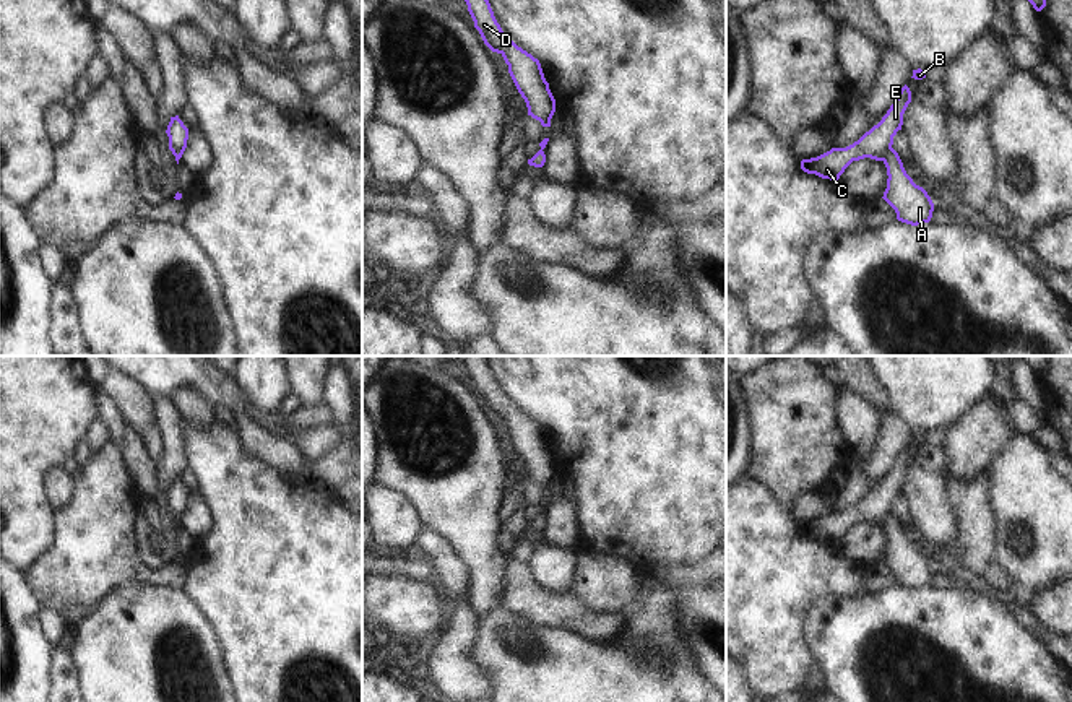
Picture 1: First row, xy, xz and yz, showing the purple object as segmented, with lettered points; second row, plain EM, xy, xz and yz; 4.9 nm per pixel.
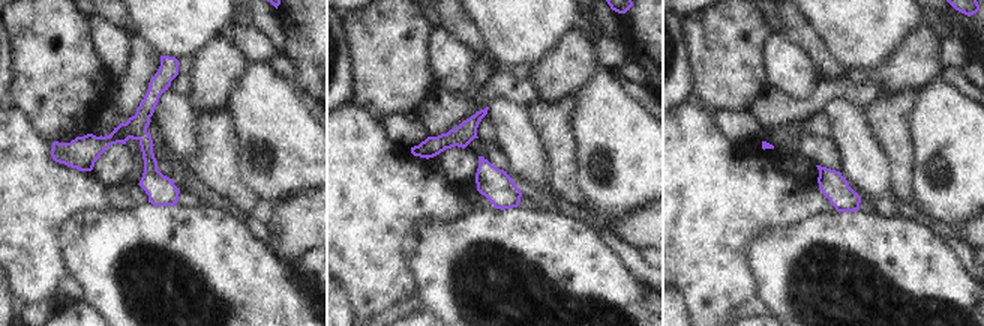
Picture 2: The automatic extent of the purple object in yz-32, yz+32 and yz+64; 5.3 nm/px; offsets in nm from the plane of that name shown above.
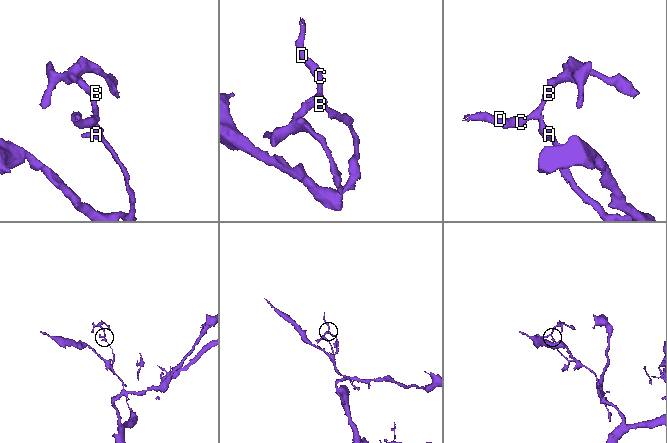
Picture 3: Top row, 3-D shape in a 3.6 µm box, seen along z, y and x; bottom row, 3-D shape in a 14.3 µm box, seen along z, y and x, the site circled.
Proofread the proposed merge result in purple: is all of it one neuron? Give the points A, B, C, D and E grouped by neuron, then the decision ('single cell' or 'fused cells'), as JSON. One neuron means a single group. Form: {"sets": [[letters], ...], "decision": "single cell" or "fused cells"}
{"sets": [["A"], ["B", "C", "D", "E"]], "decision": "fused cells"}

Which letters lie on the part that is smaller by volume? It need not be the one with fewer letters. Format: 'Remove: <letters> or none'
Remove: B, C, D, E

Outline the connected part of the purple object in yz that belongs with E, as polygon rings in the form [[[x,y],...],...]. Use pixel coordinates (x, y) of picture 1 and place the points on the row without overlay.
[[[905,448],[897,458],[882,484],[866,496],[858,505],[846,512],[832,512],[830,515],[801,525],[801,533],[822,543],[838,544],[845,533],[864,522],[884,525],[892,514],[893,500],[903,489],[903,478],[911,466],[911,455]]]

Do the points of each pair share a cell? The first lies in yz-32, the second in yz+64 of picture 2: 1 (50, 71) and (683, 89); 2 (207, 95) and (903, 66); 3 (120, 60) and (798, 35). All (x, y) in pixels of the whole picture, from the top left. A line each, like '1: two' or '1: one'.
1: two
2: one
3: two

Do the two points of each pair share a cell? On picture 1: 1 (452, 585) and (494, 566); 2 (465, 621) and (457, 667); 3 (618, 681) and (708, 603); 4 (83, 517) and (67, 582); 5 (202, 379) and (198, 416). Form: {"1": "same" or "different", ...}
{"1": "different", "2": "same", "3": "different", "4": "same", "5": "different"}

